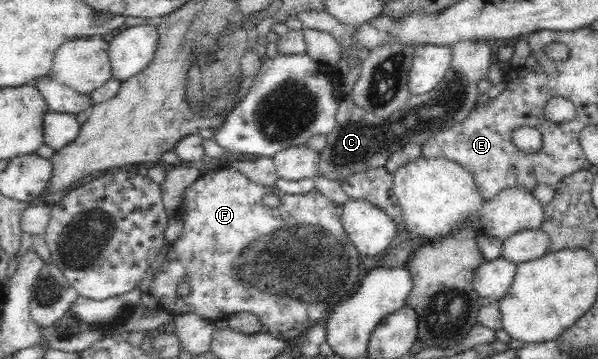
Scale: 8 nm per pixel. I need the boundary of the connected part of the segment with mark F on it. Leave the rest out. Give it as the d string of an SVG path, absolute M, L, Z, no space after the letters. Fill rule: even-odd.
M218 167L216 169L203 170L201 177L191 187L187 187L185 193L183 193L183 203L179 207L178 215L175 216L179 217L181 222L183 222L183 233L169 247L167 261L154 275L148 293L155 299L158 307L167 310L173 317L189 315L189 312L193 312L202 319L207 319L215 324L216 321L228 319L231 315L235 315L235 313L251 312L261 321L262 325L267 327L269 334L285 341L295 338L301 335L305 329L308 330L313 325L327 319L331 313L331 307L347 299L358 288L360 283L359 277L357 277L359 275L359 252L351 244L349 236L343 230L343 225L341 224L342 215L343 207L327 200L315 188L303 195L291 195L278 189L275 184L265 187L252 183L246 175L233 168ZM268 194L277 195L280 198L281 204L273 208L263 205L262 199ZM181 279L186 279L190 285L190 292L186 296L177 295L177 287L179 287Z

